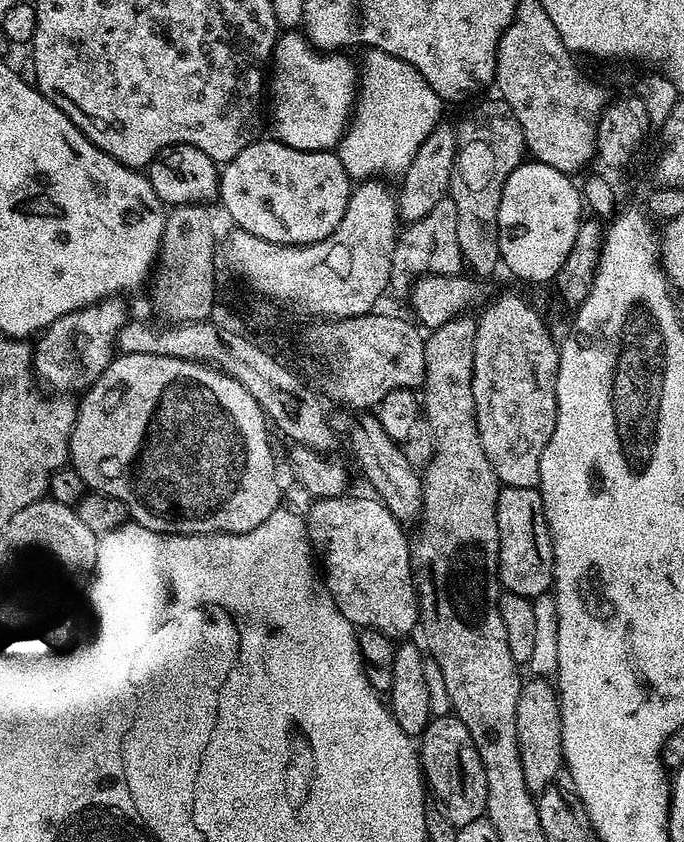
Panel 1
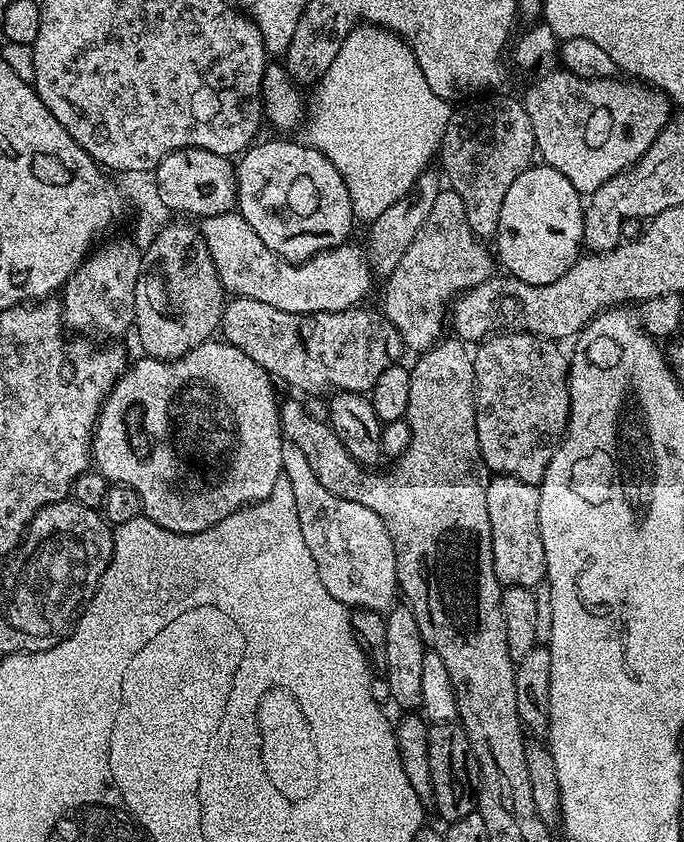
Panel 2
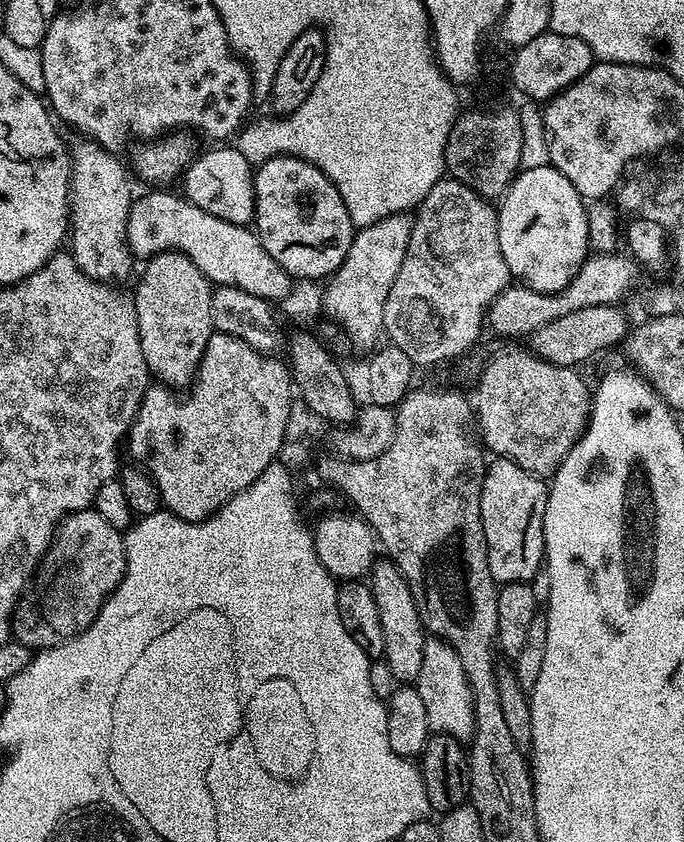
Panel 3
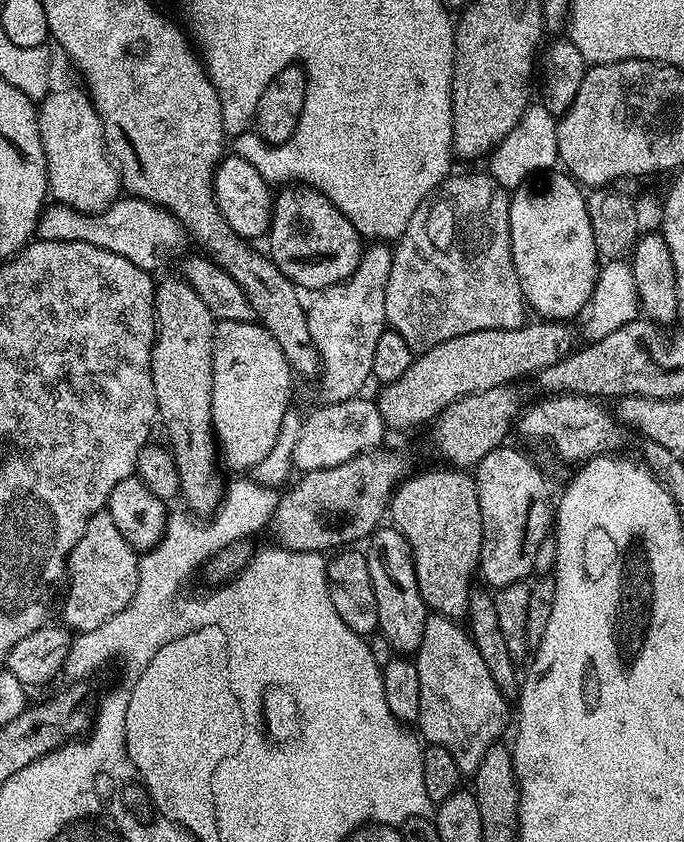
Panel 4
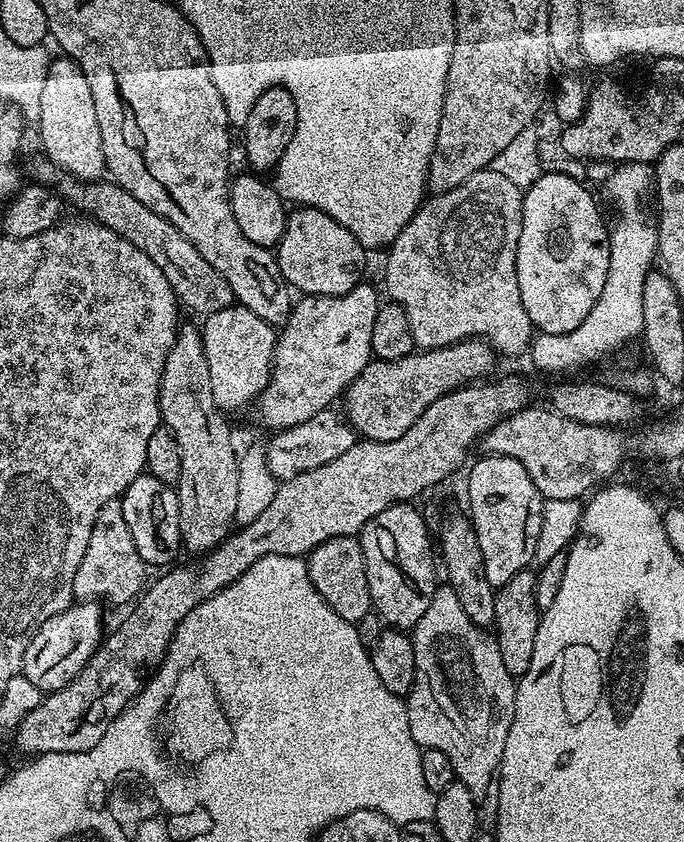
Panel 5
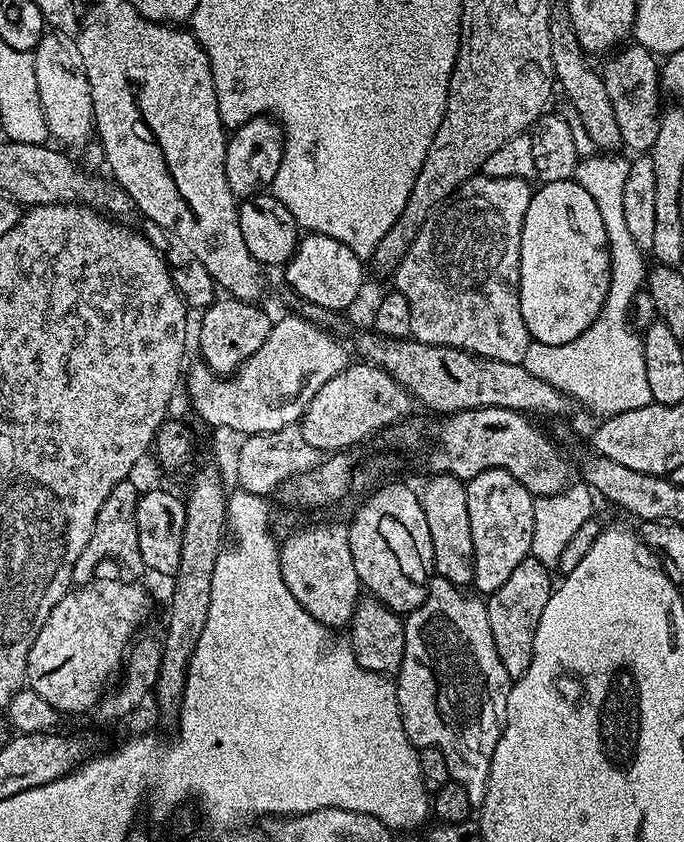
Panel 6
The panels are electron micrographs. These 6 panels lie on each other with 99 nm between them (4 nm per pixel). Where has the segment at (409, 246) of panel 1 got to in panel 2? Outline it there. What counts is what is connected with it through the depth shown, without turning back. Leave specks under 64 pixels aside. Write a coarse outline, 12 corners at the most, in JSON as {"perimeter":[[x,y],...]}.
{"perimeter":[[442,190],[386,277],[382,315],[433,348],[461,292],[494,275]]}

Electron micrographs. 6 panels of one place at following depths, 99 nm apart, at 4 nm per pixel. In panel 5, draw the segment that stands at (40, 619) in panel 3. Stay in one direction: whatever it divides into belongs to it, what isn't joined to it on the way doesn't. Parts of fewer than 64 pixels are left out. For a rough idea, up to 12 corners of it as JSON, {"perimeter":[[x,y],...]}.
{"perimeter":[[120,501],[98,510],[74,574],[80,602],[131,605],[144,559]]}

